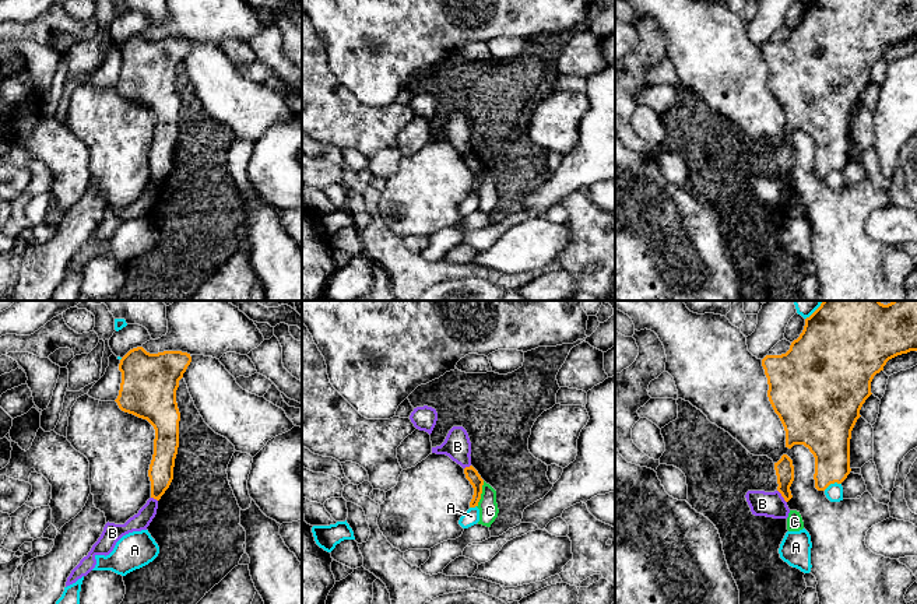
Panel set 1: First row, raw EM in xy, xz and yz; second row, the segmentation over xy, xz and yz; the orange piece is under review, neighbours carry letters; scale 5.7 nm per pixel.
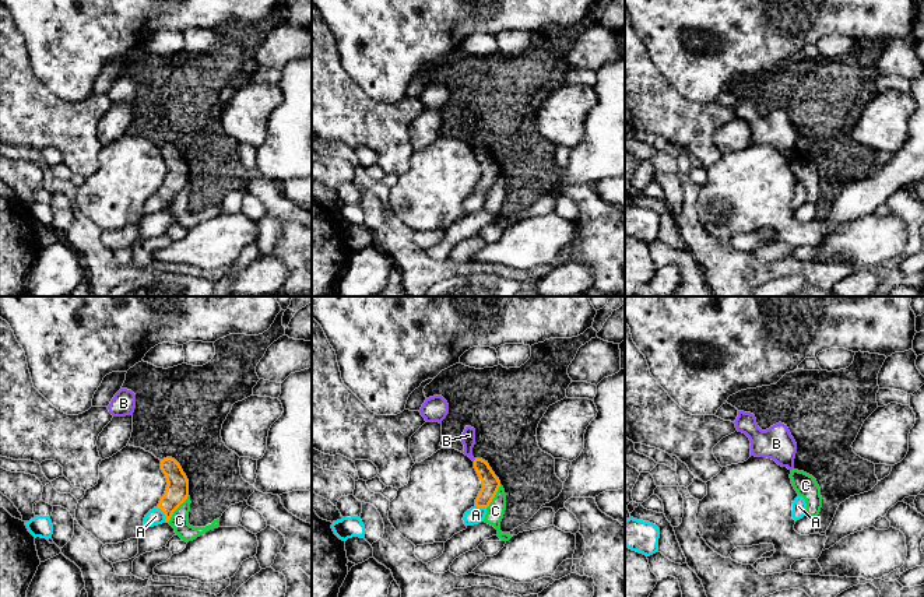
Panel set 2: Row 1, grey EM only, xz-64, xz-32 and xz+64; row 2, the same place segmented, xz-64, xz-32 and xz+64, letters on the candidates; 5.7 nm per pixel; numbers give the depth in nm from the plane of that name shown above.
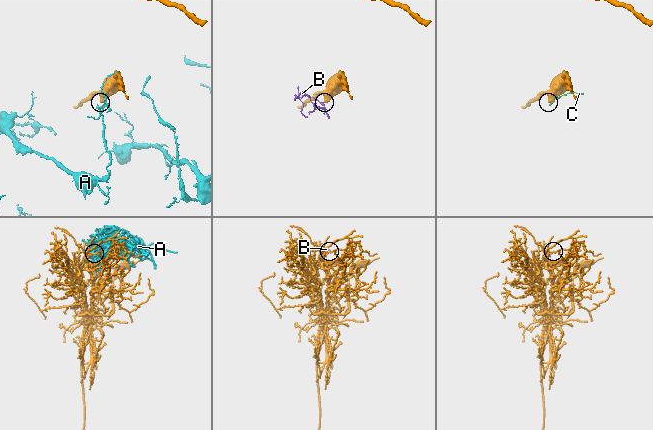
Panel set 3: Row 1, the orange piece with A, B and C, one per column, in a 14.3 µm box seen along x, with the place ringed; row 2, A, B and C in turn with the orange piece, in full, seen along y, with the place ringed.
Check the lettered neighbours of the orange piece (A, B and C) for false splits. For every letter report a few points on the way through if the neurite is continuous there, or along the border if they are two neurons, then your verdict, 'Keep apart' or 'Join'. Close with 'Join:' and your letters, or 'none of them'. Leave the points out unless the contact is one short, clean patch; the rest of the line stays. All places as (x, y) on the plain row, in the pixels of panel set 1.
A: Keep apart
B: Boundary: yz (777, 176), (786, 189). Keep apart
C: Keep apart
Join: none of them

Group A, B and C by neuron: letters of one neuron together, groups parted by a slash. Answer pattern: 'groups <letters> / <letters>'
groups A / B / C

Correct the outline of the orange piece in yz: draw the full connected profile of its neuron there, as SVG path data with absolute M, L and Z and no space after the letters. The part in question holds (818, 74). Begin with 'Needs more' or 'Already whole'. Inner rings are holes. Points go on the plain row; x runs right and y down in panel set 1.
Already whole. M812 0L805 6L805 13L802 20L790 32L790 36L781 42L766 42L762 46L762 53L767 64L767 84L779 102L784 117L786 117L786 134L791 136L794 131L804 131L815 144L815 175L818 178L825 178L830 171L842 171L850 161L850 126L851 117L861 103L860 96L865 87L872 81L871 69L876 60L883 57L886 49L897 42L907 41L910 38L917 38L917 0Z

